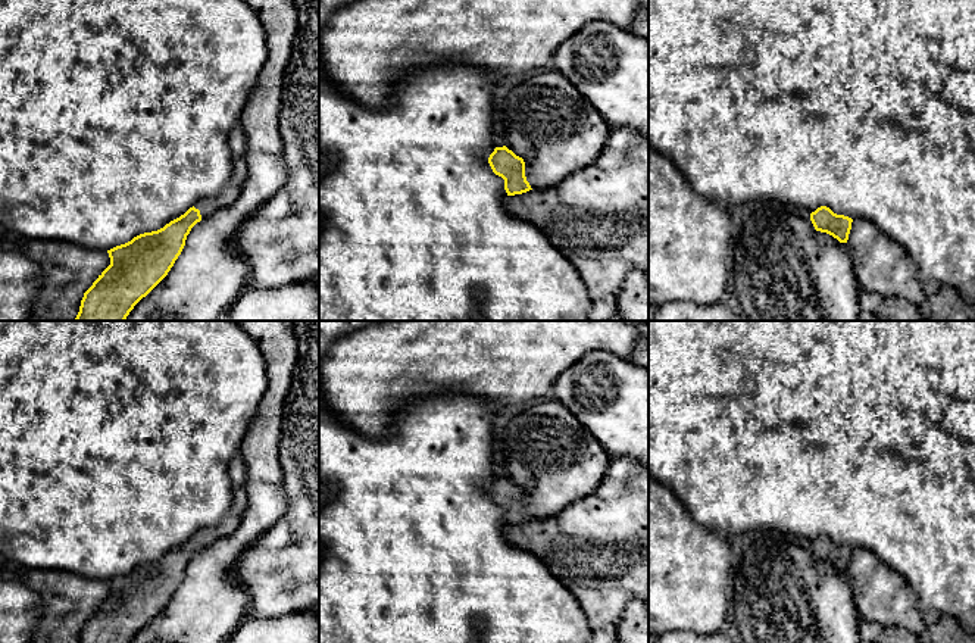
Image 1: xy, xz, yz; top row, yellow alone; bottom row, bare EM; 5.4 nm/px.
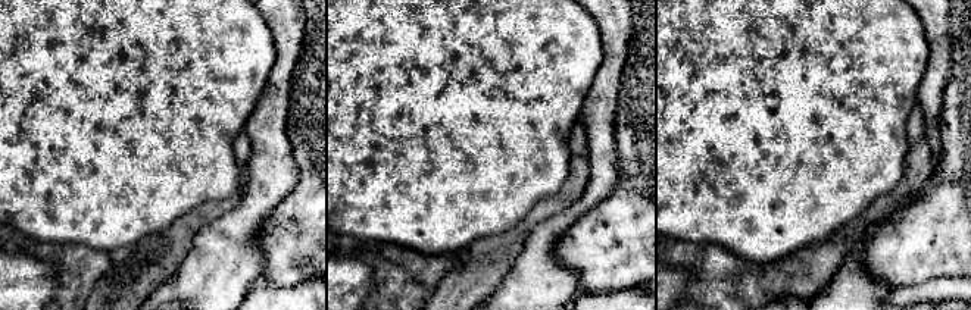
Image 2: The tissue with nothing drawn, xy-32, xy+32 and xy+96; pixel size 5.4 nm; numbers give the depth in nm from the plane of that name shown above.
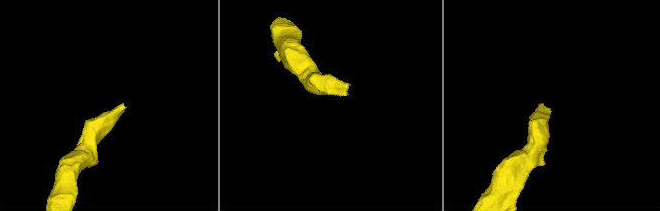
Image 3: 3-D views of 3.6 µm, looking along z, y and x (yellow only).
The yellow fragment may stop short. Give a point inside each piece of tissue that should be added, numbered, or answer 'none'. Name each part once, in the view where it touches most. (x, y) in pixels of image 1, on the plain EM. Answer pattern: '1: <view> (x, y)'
1: xy (209, 534)

